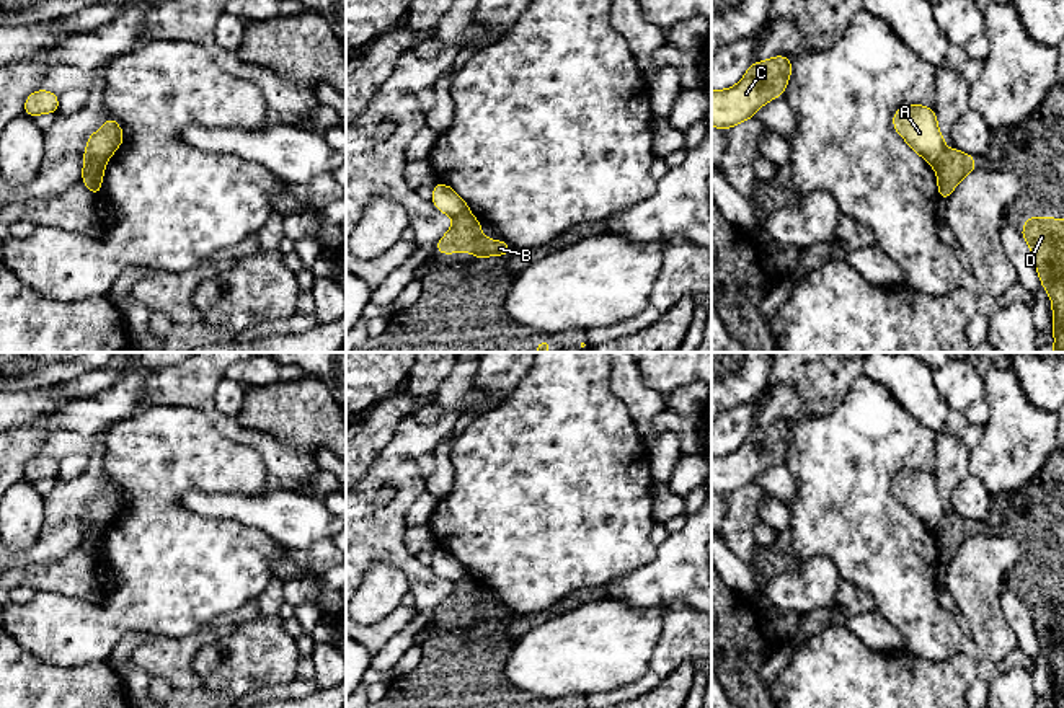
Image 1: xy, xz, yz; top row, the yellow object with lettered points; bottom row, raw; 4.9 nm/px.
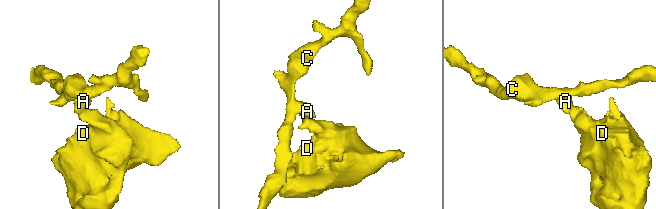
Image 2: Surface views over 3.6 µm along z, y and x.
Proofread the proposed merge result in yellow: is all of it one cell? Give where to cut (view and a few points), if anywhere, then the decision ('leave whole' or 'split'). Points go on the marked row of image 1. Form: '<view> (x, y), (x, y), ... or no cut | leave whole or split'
xy (105, 159), (93, 160), (84, 170) | split

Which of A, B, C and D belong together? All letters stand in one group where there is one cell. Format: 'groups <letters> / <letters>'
groups A C / B D

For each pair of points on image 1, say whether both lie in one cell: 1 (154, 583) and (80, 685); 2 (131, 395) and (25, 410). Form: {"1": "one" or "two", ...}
{"1": "two", "2": "two"}

